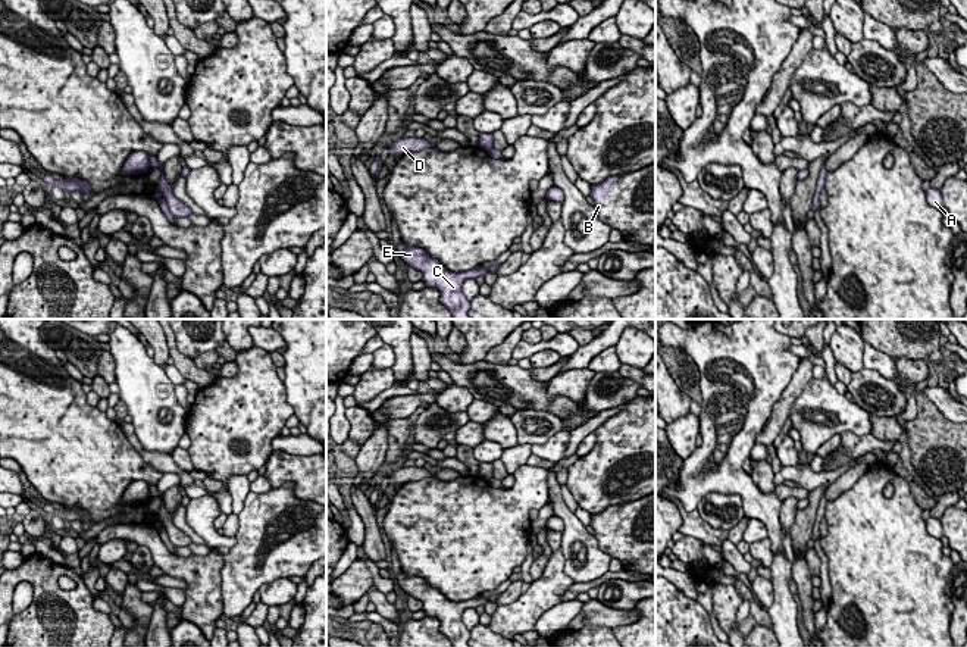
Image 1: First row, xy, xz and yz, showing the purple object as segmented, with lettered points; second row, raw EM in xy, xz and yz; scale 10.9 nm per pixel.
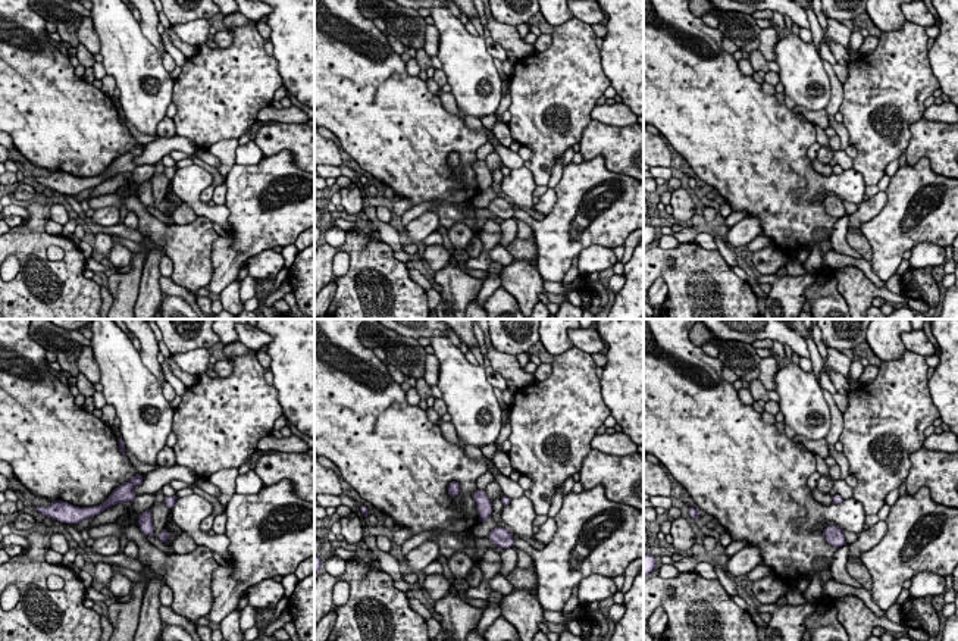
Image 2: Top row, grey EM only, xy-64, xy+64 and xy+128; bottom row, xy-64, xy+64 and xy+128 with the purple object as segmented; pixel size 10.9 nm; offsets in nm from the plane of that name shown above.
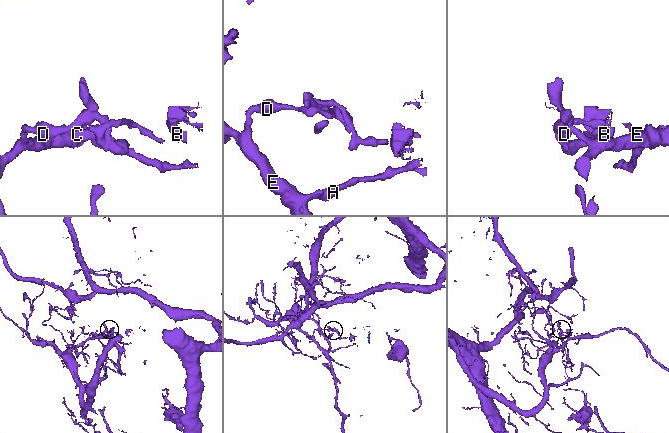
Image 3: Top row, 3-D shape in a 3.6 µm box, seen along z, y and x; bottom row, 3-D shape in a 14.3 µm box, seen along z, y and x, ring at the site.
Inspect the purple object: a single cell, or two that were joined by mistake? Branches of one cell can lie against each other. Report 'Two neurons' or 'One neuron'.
Two neurons

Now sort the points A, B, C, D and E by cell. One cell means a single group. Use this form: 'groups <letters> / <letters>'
groups A C D E / B

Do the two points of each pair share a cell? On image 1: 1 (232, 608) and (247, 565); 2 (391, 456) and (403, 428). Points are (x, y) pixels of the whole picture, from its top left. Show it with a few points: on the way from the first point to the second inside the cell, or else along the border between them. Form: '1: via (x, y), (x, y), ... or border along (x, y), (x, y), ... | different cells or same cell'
1: via (237, 597), (243, 575) | same cell
2: via (396, 449), (397, 435) | same cell

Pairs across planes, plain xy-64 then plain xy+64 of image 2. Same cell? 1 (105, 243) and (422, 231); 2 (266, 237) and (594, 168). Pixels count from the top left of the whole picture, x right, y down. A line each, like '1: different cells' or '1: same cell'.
1: different cells
2: same cell

